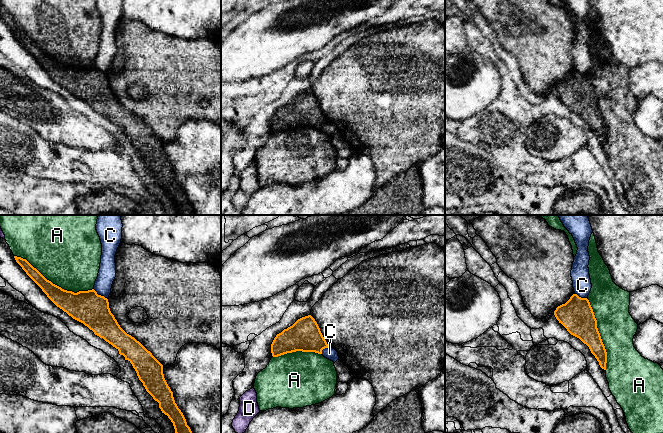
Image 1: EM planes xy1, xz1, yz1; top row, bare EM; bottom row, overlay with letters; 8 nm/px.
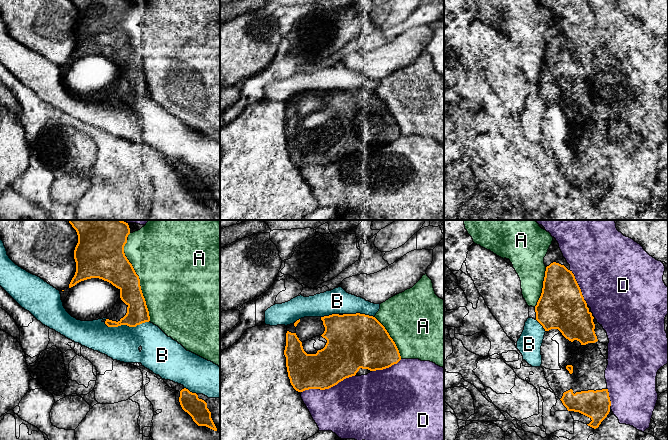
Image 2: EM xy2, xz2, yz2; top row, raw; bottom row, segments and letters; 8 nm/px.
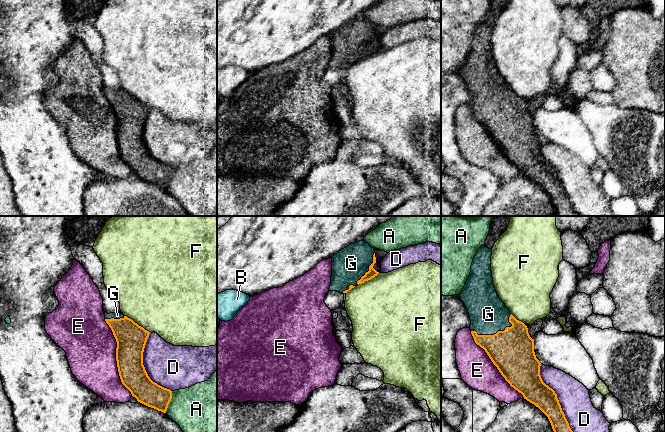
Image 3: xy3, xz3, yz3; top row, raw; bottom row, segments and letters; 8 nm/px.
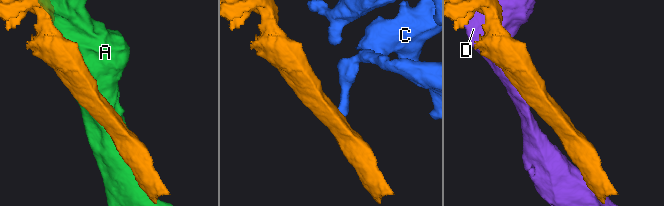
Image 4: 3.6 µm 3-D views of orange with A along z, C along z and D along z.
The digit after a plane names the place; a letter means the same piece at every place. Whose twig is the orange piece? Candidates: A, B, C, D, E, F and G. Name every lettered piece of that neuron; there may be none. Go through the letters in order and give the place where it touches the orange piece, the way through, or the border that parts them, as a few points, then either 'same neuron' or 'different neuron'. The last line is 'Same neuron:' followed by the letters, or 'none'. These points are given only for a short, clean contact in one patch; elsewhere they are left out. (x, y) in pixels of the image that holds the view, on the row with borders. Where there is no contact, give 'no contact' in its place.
A: contact xy2 (139, 280); different neuron
B: contact xy2 (126, 324); different neuron
C: contact xy1 (100, 295); border xy1 (93, 289), (107, 299); different neuron
D: contact yz3 (556, 397); different neuron
E: contact xy3 (116, 357); different neuron
F: contact xy3 (136, 323); border xy3 (124, 315), (150, 332); different neuron
G: contact yz3 (497, 332); same neuron
Same neuron: G

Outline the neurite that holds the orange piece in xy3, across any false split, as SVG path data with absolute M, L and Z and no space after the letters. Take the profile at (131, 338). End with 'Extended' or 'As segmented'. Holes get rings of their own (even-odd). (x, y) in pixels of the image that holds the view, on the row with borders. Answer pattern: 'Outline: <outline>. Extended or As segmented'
Outline: M119 312L106 313L105 321L111 328L117 342L116 361L122 384L138 402L166 413L172 399L172 391L153 382L143 365L143 352L150 332Z. Extended

